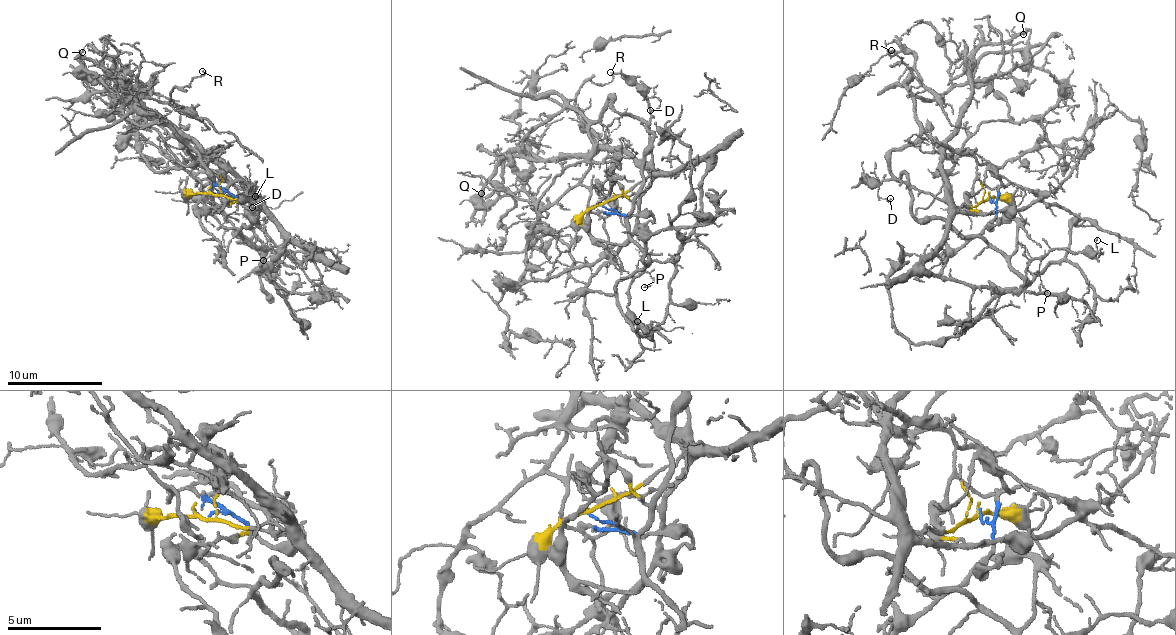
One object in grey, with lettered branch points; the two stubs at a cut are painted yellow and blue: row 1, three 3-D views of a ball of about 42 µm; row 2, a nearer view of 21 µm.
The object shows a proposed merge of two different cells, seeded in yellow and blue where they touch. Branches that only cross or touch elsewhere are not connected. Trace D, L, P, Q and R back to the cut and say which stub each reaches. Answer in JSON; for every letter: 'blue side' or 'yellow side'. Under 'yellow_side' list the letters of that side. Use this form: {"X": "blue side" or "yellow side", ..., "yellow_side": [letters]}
{"D": "yellow side", "L": "yellow side", "P": "yellow side", "Q": "yellow side", "R": "blue side", "yellow_side": ["D", "L", "P", "Q"]}

